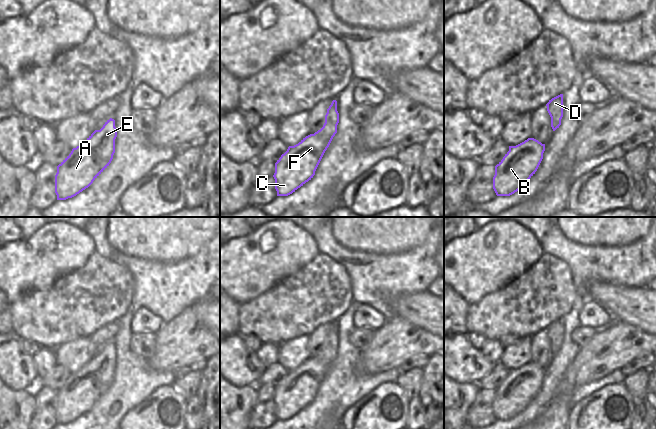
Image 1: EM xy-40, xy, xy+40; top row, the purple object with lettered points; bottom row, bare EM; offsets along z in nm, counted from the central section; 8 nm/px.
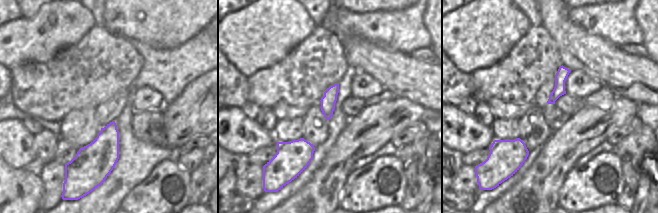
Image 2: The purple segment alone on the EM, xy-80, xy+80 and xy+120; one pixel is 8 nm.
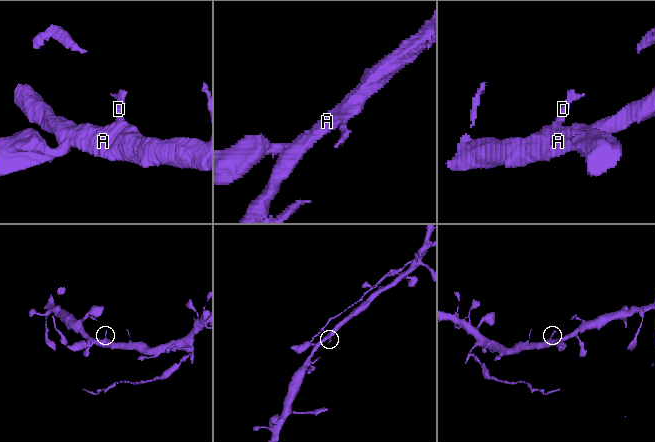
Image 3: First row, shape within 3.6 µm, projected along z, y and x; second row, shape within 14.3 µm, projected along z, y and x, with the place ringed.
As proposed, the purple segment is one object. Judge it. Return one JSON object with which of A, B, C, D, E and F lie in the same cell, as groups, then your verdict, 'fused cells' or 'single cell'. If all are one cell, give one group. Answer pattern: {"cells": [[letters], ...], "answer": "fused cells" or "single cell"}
{"cells": [["A", "B", "C", "D", "E", "F"]], "answer": "single cell"}

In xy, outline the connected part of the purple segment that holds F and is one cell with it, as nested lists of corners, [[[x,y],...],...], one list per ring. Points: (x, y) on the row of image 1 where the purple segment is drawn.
[[[333,100],[327,109],[323,127],[314,134],[303,138],[298,144],[289,146],[287,151],[275,163],[273,177],[275,179],[277,196],[288,196],[313,178],[325,151],[337,133],[338,123],[339,113],[337,111],[337,101]]]

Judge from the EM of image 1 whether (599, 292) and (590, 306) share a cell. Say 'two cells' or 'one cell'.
two cells

